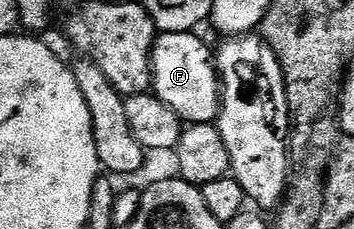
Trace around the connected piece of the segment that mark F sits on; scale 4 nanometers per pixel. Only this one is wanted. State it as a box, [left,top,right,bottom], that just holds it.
[151,32,221,125]

